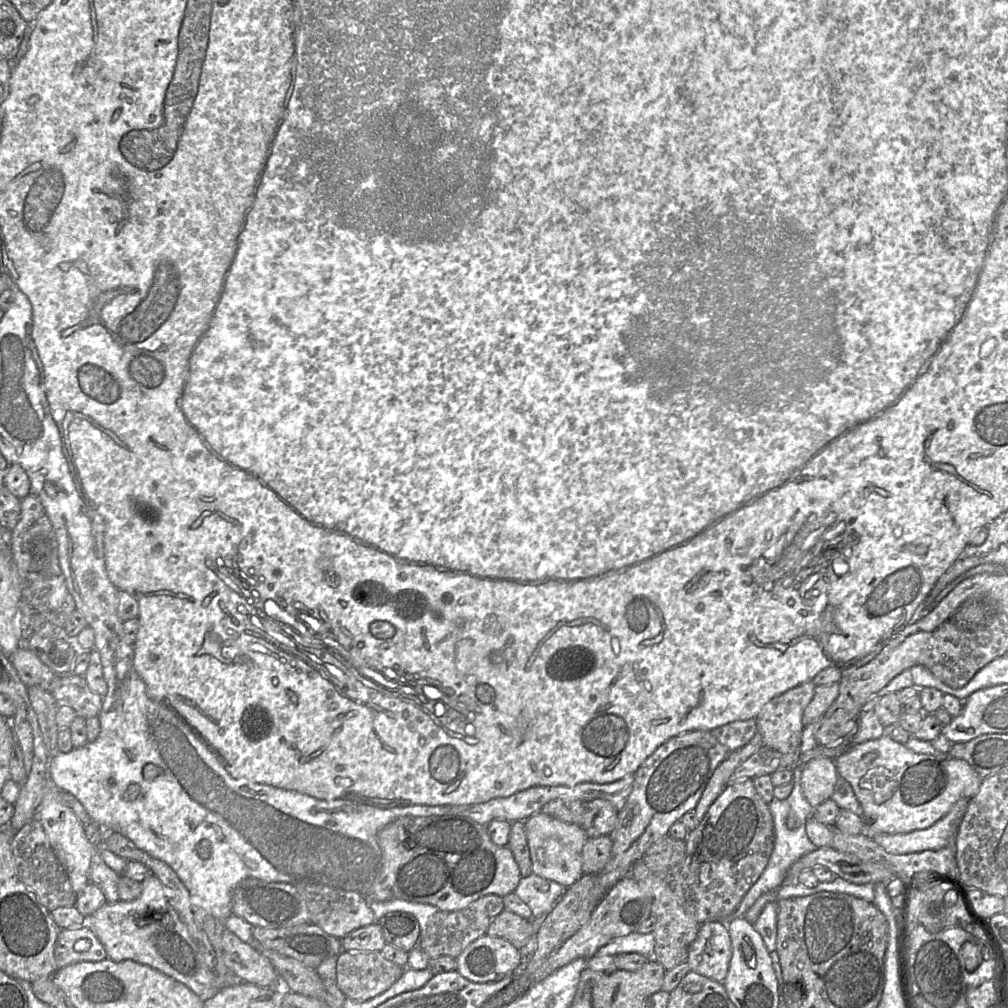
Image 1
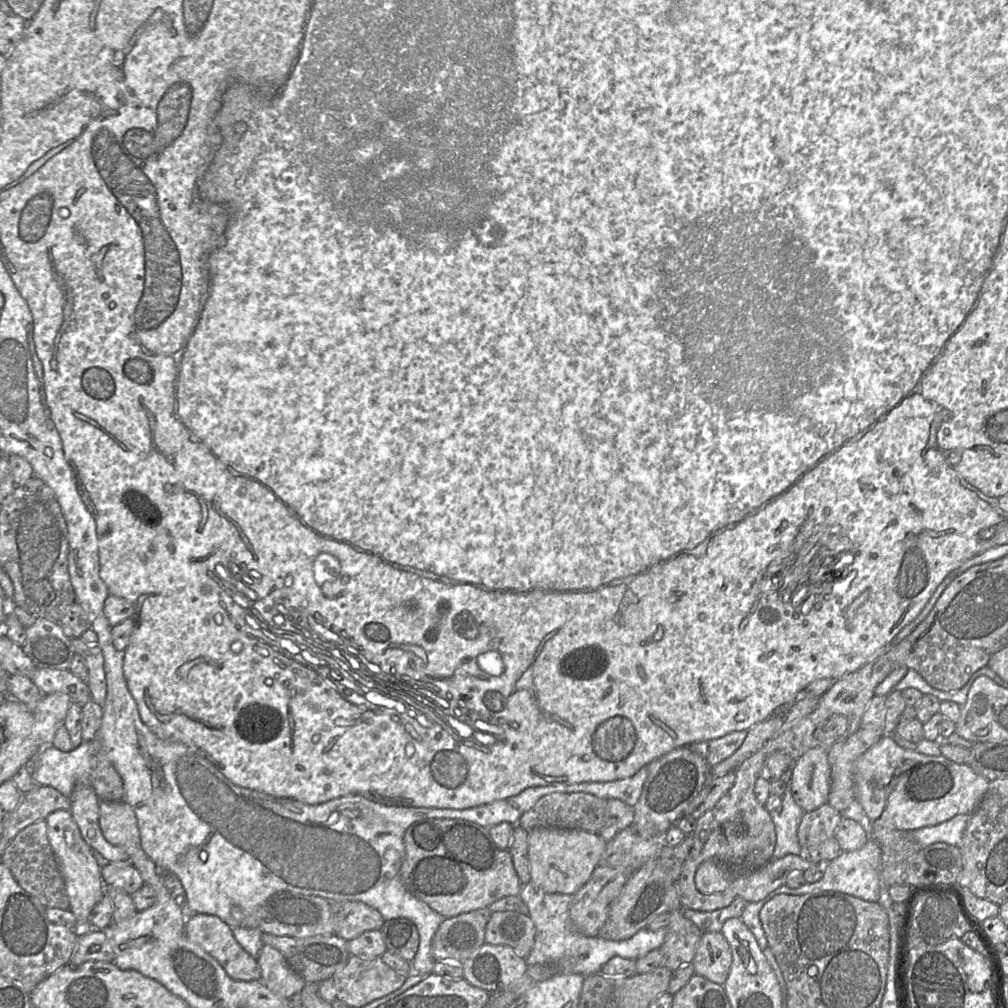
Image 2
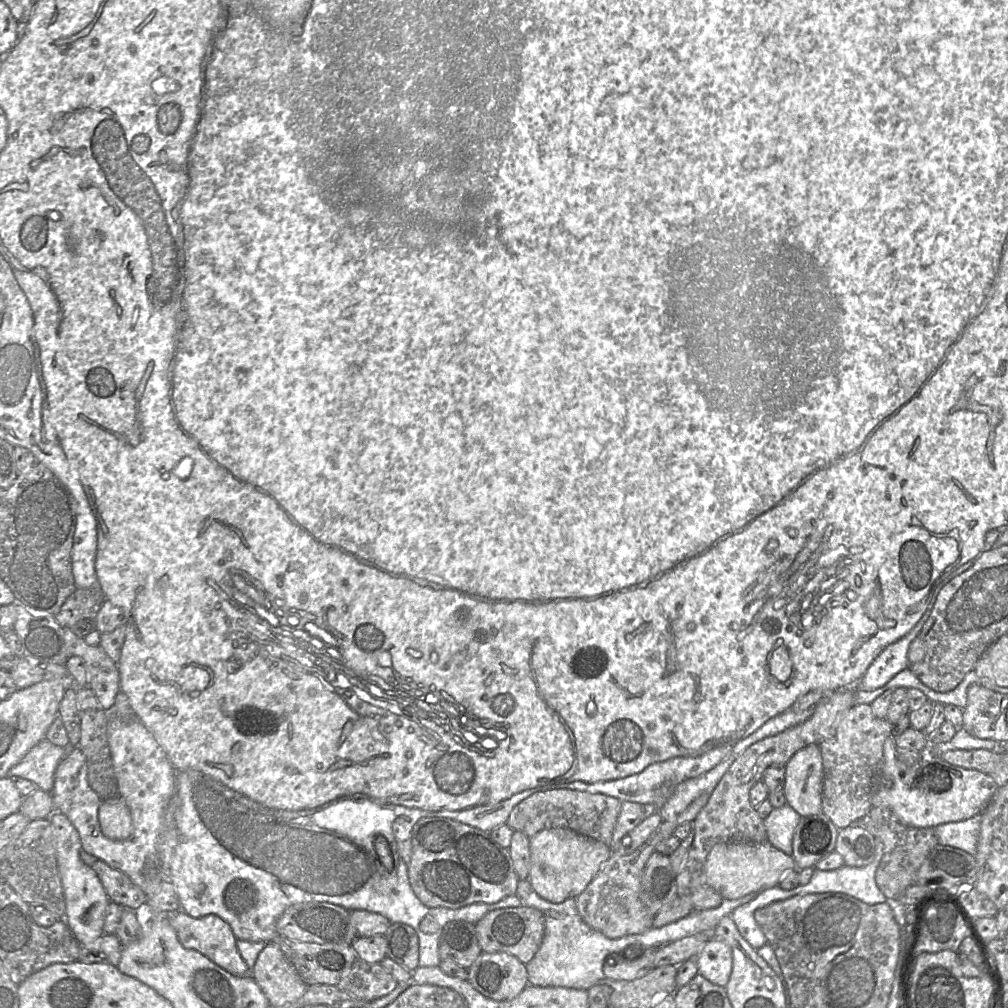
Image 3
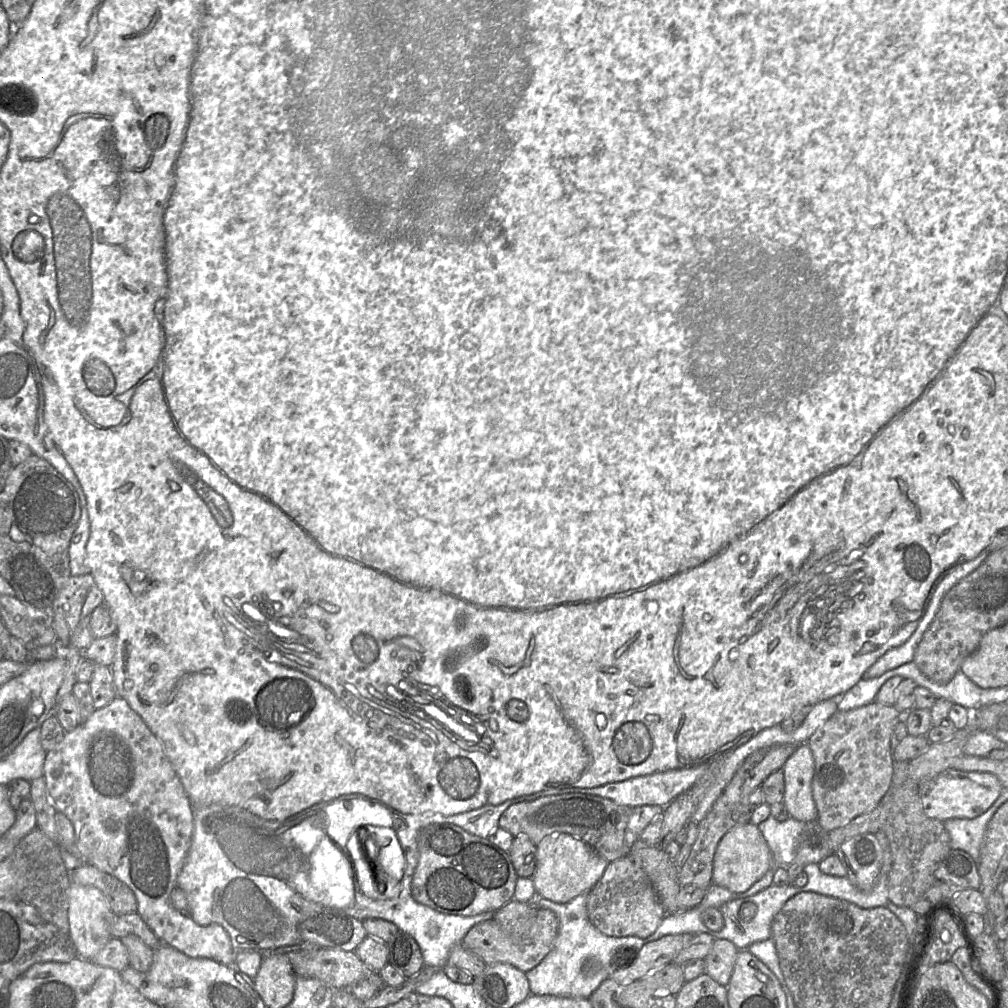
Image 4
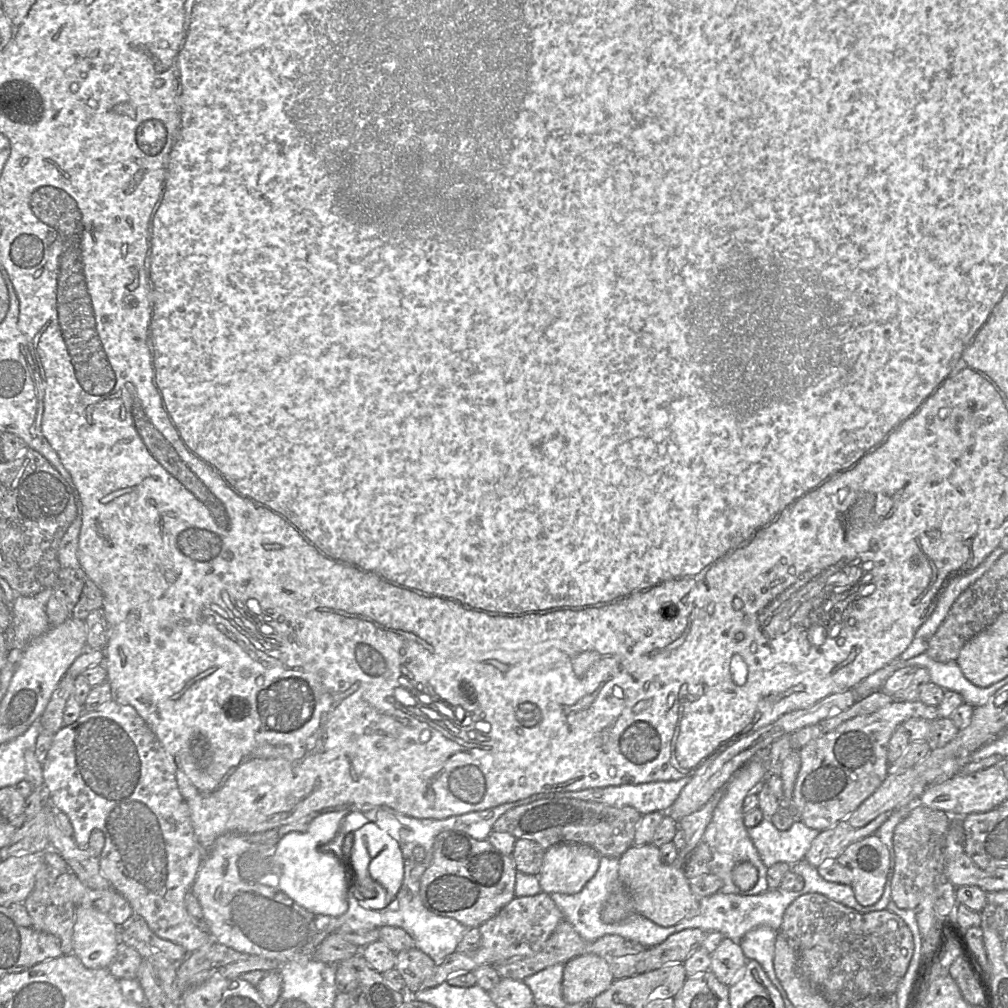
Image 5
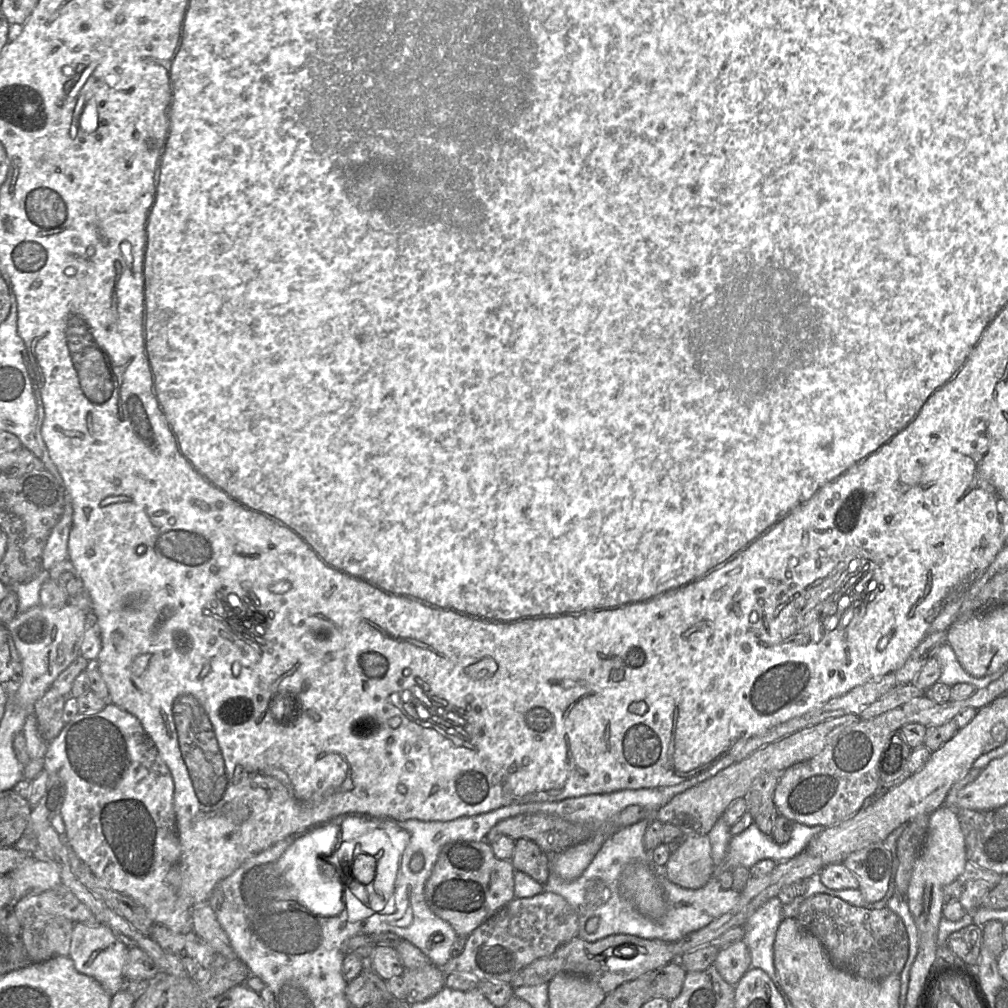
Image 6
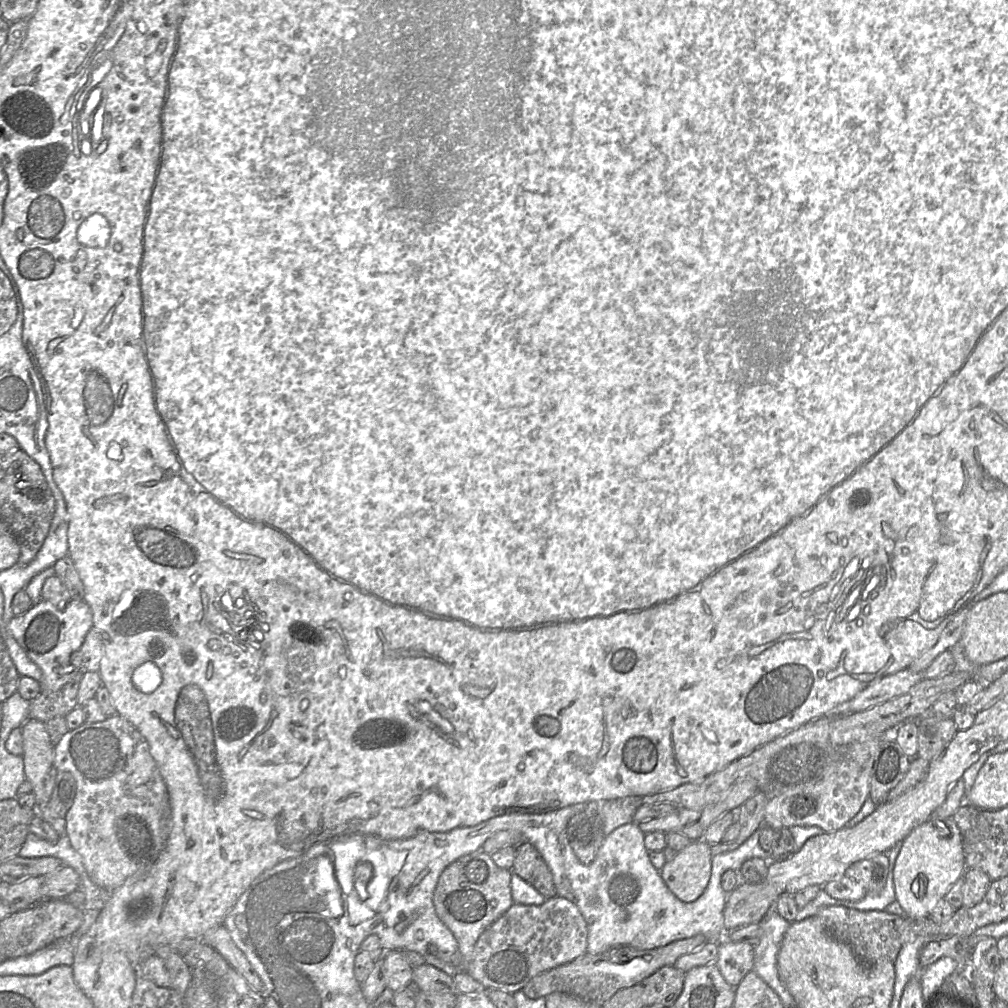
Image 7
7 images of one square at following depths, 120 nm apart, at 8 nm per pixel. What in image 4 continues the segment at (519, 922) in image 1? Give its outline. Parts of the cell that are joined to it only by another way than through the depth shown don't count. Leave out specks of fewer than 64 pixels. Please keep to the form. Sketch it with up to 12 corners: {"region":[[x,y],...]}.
{"region":[[538,907],[526,939],[494,919],[473,926],[461,944],[486,965],[528,972],[551,951],[555,913]]}

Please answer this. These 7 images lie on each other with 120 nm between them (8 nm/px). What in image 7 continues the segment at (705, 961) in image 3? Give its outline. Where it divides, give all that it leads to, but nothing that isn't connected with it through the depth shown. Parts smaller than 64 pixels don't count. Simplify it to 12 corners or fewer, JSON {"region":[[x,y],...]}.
{"region":[[718,941],[715,960],[736,987],[753,970],[755,946]]}

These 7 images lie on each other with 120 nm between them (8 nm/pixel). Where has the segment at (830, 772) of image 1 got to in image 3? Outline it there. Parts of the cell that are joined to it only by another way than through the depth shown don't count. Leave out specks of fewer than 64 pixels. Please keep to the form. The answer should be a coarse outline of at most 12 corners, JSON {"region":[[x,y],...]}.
{"region":[[821,750],[786,763],[786,803],[802,817],[822,812]]}

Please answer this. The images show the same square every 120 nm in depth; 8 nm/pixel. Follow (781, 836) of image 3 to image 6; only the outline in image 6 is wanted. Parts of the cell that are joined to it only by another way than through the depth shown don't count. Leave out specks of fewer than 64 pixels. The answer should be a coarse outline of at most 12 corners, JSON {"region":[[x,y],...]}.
{"region":[[755,823],[729,841],[714,873],[761,860],[776,863],[805,851],[825,828],[793,824],[778,845]]}

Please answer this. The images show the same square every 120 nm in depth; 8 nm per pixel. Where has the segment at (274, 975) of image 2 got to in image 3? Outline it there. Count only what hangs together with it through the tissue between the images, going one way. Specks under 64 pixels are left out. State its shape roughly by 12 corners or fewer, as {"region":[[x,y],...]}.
{"region":[[267,942],[251,975],[274,1007],[308,986],[279,945]]}

